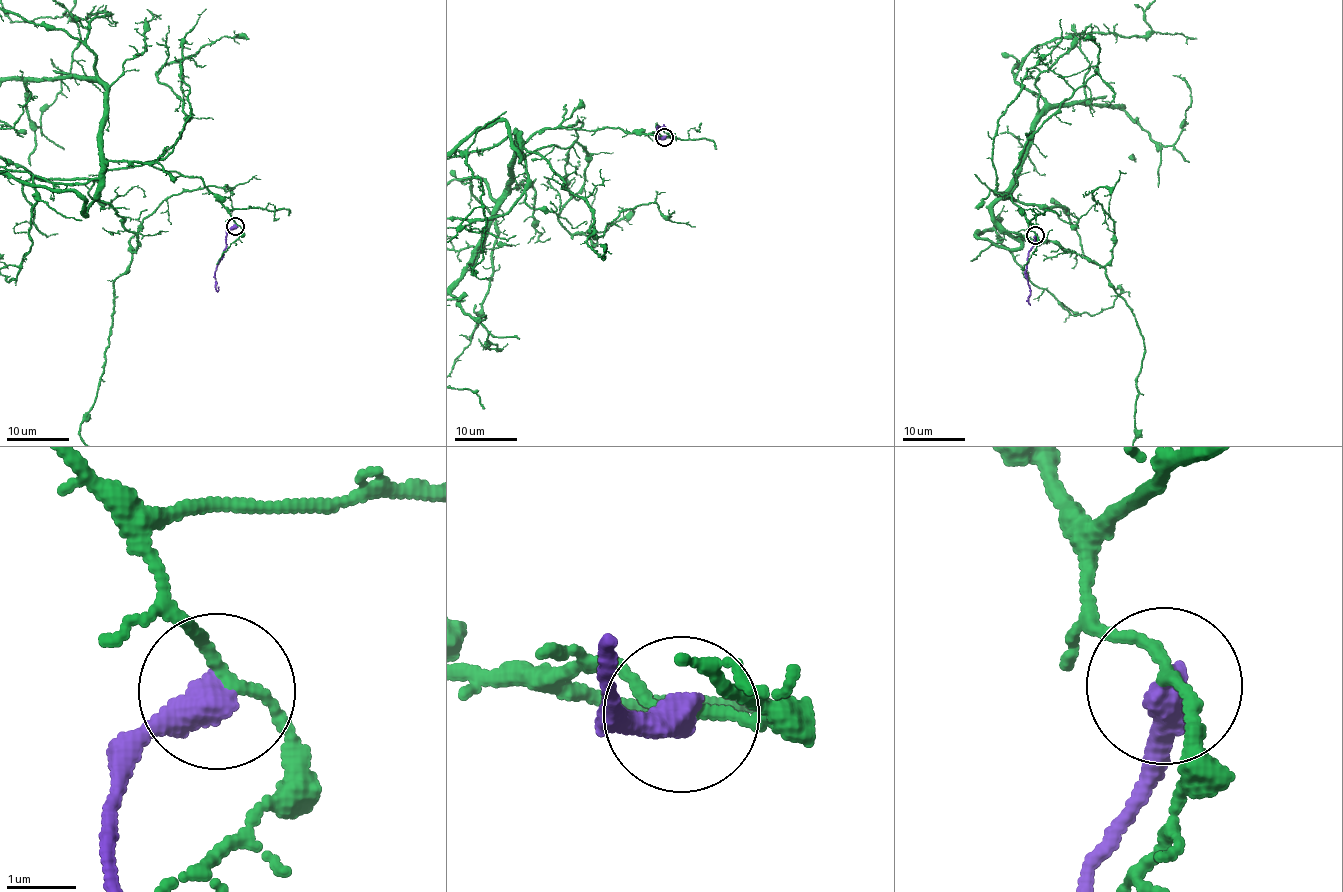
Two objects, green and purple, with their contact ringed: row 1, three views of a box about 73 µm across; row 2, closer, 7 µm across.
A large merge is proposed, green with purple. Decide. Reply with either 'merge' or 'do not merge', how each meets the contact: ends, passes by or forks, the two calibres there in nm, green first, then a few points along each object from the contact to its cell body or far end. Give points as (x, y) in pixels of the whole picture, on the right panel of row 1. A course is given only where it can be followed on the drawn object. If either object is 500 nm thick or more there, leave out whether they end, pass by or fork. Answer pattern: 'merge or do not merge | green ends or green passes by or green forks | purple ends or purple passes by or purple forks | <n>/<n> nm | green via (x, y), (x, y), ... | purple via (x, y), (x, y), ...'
do not merge | green passes by | purple ends | 140/480 nm | purple via (1035, 236), (1027, 257), (1030, 305)

